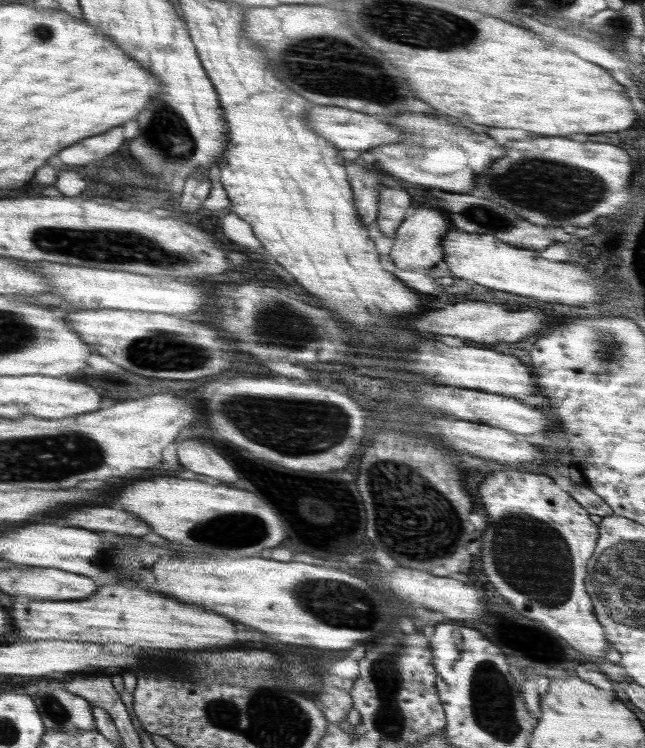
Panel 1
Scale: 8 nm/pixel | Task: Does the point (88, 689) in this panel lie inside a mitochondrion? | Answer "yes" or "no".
no

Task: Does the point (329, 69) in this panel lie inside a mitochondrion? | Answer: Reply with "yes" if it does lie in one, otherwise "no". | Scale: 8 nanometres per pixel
yes

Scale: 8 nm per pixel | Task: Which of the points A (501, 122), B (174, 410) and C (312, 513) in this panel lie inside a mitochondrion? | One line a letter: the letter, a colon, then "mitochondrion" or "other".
A: other
B: other
C: other

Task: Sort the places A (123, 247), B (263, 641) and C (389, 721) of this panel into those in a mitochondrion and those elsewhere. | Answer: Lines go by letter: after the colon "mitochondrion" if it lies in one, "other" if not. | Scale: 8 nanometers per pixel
A: mitochondrion
B: other
C: mitochondrion

